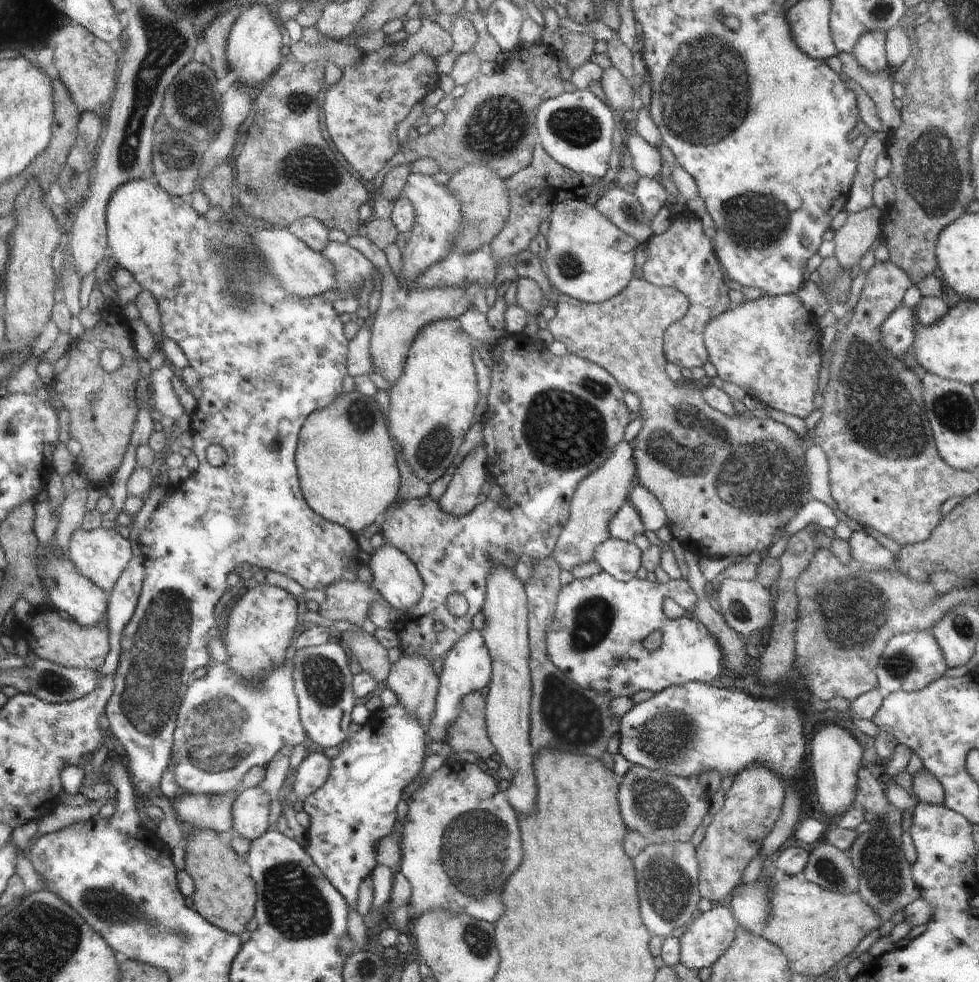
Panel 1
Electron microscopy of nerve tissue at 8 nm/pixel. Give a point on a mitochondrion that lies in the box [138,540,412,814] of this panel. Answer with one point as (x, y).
(217, 737)

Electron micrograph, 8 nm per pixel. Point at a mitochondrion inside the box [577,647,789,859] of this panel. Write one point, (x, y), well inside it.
(666, 736)

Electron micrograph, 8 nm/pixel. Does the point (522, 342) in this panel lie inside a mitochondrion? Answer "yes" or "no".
no

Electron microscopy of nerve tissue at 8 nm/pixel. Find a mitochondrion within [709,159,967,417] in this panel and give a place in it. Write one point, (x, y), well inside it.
(753, 220)

